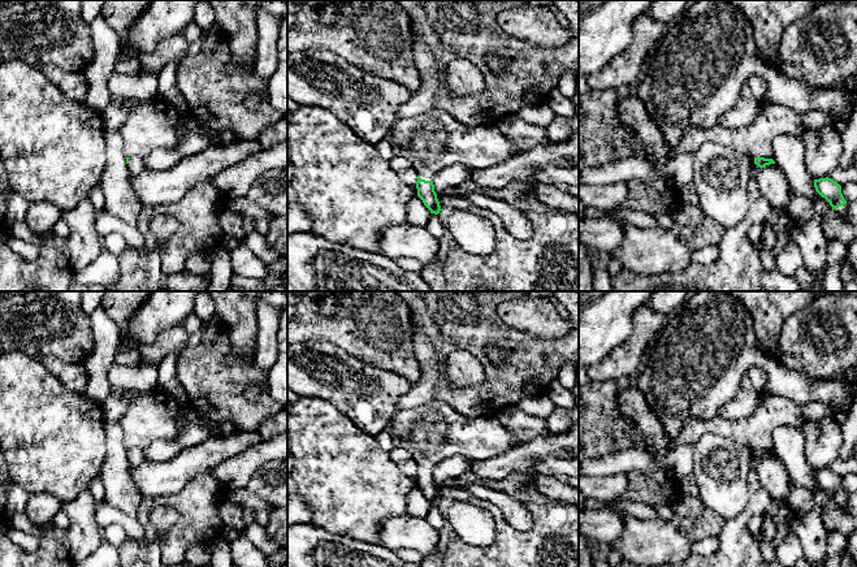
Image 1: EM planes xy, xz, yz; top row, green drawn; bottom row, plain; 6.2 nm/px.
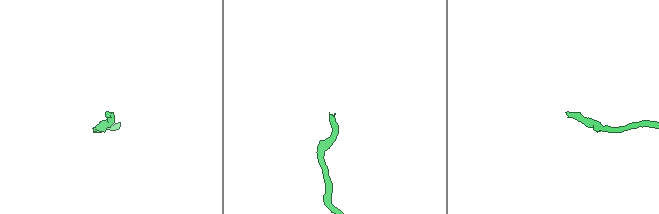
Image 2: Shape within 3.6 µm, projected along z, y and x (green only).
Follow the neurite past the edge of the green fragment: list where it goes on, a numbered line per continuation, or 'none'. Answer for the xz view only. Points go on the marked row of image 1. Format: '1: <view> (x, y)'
1: xz (431, 142)

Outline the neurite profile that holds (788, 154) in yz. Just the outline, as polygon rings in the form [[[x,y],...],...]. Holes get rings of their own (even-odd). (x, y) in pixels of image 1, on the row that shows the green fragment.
[[[778,135],[772,142],[772,160],[785,174],[791,189],[813,203],[822,199],[805,165],[805,146],[801,137]]]

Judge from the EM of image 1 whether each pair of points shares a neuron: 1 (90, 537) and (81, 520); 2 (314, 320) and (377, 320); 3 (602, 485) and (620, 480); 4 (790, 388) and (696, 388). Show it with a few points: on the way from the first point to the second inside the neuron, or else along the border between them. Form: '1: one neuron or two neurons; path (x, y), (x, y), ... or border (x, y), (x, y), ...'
1: one neuron; path (86, 533), (83, 524)
2: one neuron; path (329, 323), (362, 323)
3: one neuron; path (606, 485), (617, 484)
4: one neuron; path (766, 364), (762, 360), (723, 360), (719, 364)

